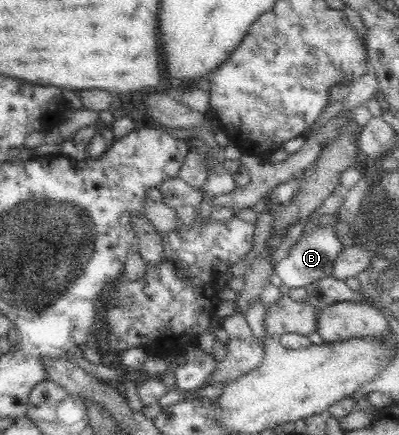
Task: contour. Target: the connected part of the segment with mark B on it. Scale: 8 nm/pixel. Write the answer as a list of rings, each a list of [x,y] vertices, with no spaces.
[[[316,220],[306,228],[301,237],[290,247],[283,261],[275,268],[275,278],[278,283],[283,283],[289,289],[300,288],[315,283],[323,277],[332,276],[335,258],[344,247],[335,236],[333,227],[315,224]]]

